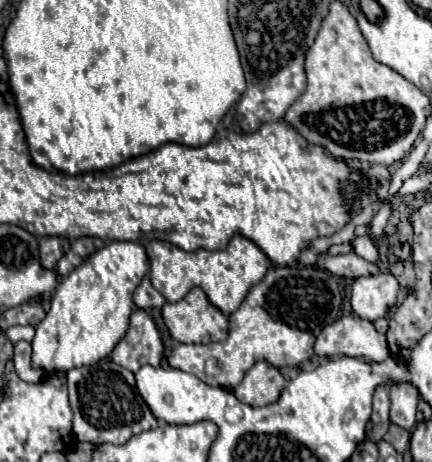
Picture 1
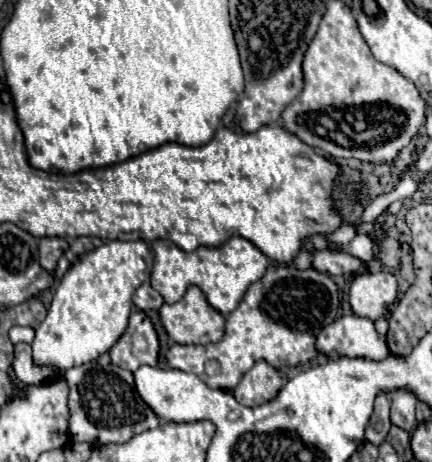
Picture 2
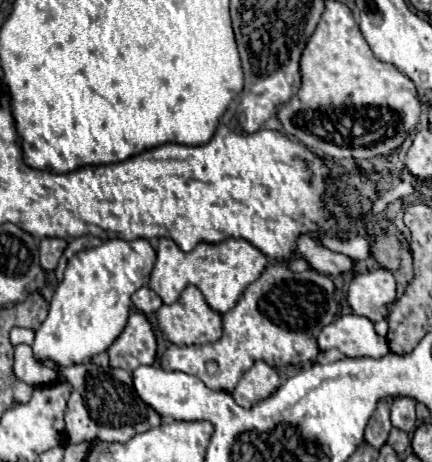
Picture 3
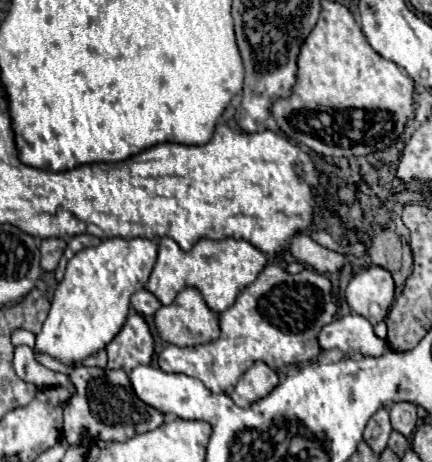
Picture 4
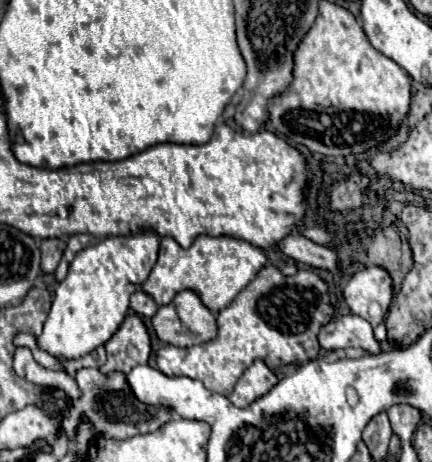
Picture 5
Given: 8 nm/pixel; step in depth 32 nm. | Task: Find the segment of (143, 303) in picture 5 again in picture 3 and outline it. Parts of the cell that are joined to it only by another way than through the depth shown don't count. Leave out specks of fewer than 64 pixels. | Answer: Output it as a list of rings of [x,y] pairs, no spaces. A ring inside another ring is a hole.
[[[148,286],[138,288],[138,290],[134,292],[134,296],[132,296],[132,302],[134,302],[134,306],[136,306],[140,312],[144,312],[144,314],[156,312],[156,310],[162,306],[160,296],[158,296],[156,292],[152,292]]]

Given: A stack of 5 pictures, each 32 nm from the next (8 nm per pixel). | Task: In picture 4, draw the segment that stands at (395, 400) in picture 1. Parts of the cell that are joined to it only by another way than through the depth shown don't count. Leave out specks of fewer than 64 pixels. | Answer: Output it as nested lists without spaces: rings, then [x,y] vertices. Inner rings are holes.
[[[396,402],[390,406],[390,420],[392,420],[392,428],[398,430],[400,434],[404,434],[406,438],[412,436],[414,428],[416,428],[416,406],[412,402]]]

